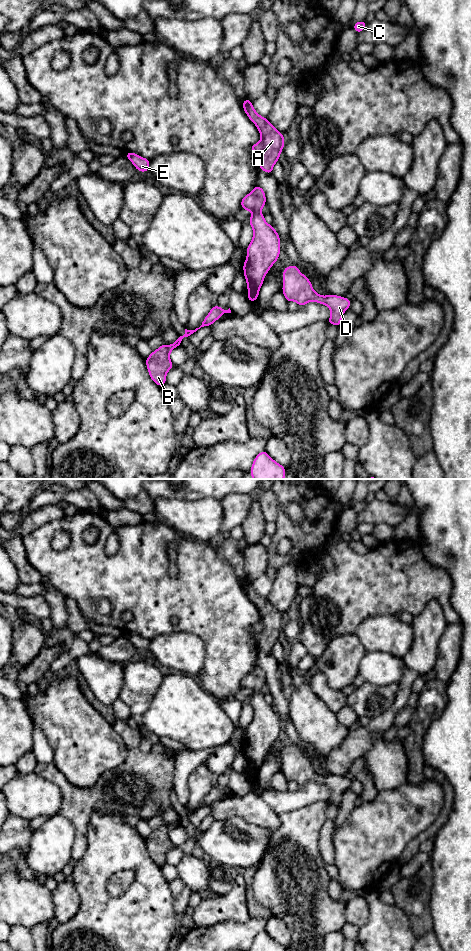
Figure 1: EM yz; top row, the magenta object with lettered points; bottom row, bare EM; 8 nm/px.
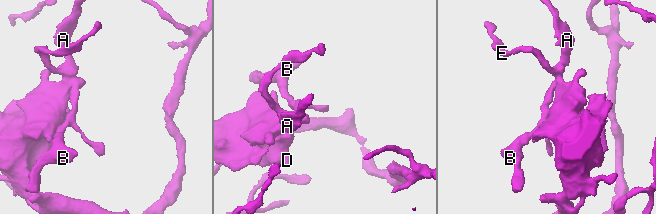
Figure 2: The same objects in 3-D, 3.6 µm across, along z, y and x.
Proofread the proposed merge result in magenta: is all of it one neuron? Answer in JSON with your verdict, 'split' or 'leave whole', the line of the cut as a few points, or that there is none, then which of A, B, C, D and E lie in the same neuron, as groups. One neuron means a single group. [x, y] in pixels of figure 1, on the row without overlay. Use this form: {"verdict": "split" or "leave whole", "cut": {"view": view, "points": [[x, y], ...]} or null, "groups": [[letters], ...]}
{"verdict": "split", "cut": {"view": "yz", "points": [[259, 690], [253, 693]]}, "groups": [["A", "B", "E"], ["C", "D"]]}

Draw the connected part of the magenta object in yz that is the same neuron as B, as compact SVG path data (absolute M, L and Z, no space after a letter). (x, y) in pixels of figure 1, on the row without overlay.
M218 785L216 786L213 786L210 790L210 792L208 793L208 795L205 797L205 799L203 800L202 802L202 805L199 807L199 808L196 808L195 810L187 810L185 809L185 814L184 815L178 815L177 817L177 820L171 824L171 825L165 825L165 824L162 824L157 830L153 831L148 838L145 839L145 842L146 842L146 845L147 845L147 850L149 852L149 856L150 858L153 860L153 862L155 864L157 864L159 867L162 867L164 864L166 864L166 855L167 855L167 852L174 848L175 846L171 843L170 841L170 832L174 829L174 828L177 828L178 826L181 826L181 822L182 822L182 819L184 817L187 817L189 818L194 812L196 812L198 809L200 809L201 807L204 807L204 806L211 806L216 800L218 800L222 794L224 793L231 793L231 790L230 788L228 790L225 790L223 788L220 788Z

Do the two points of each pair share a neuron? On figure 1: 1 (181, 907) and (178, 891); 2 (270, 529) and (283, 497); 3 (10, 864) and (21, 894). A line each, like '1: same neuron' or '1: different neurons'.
1: same neuron
2: different neurons
3: different neurons

